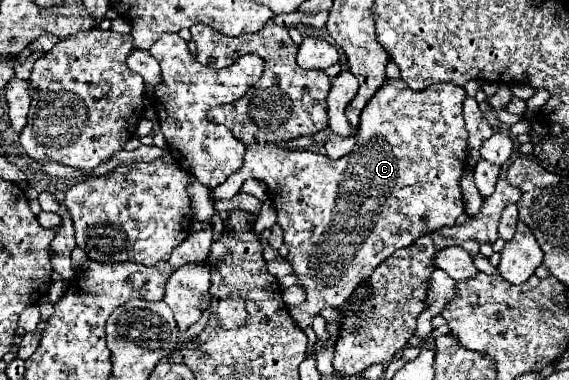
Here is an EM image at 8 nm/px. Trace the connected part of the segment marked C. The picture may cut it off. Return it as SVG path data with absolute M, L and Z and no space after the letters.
M385 79L365 105L359 123L357 149L333 161L327 155L311 151L275 149L271 145L249 145L245 161L225 183L211 189L211 199L231 199L243 181L259 179L267 185L269 197L277 209L277 223L285 233L289 247L287 261L293 273L301 279L307 291L307 301L299 307L289 307L293 321L303 329L313 323L313 315L325 305L337 307L349 299L357 285L371 277L375 267L391 257L397 249L409 247L419 237L441 227L451 227L463 209L459 179L467 161L467 131L463 123L463 87L451 83L429 85L423 91L413 91L403 79Z

